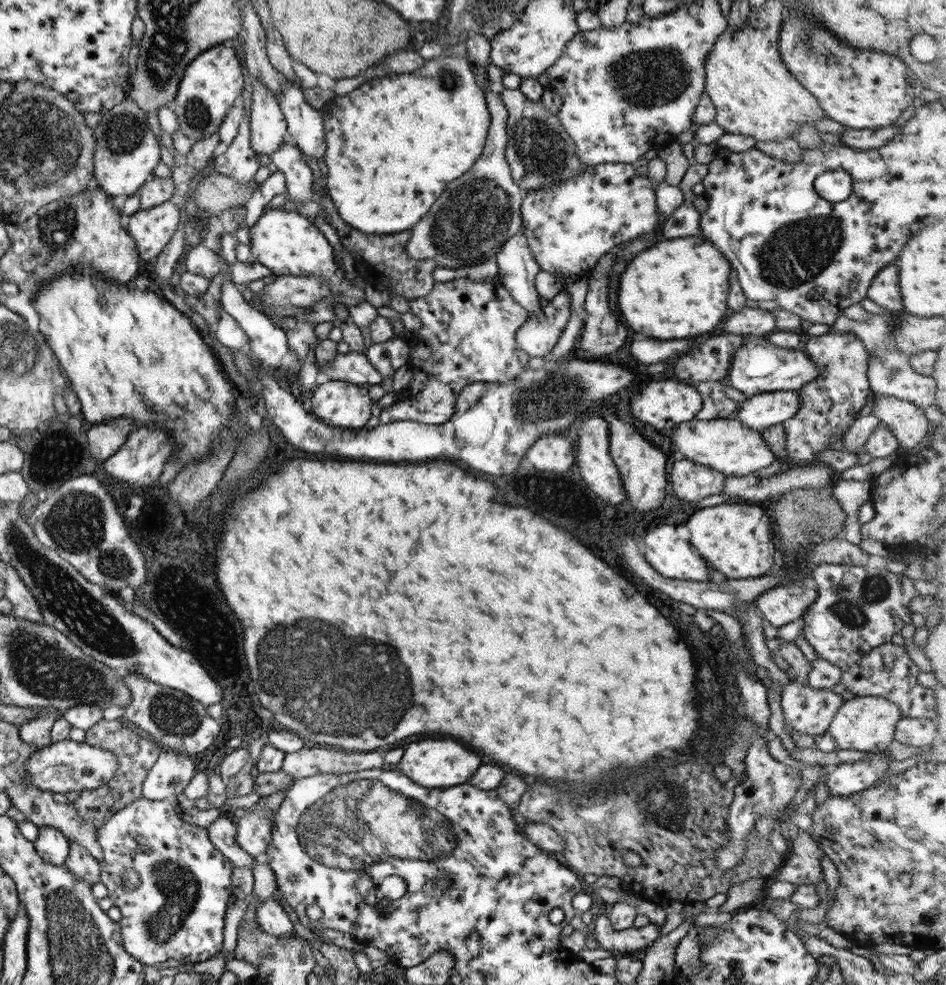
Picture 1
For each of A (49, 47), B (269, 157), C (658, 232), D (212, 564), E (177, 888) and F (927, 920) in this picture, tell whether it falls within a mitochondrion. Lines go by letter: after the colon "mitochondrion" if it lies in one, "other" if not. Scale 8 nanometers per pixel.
A: other
B: other
C: other
D: other
E: mitochondrion
F: other

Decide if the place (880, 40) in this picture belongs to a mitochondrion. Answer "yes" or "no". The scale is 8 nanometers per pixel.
no

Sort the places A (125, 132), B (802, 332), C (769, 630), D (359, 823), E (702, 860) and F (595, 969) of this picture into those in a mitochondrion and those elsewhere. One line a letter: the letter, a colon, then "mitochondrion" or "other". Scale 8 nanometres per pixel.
A: mitochondrion
B: other
C: other
D: mitochondrion
E: other
F: other

